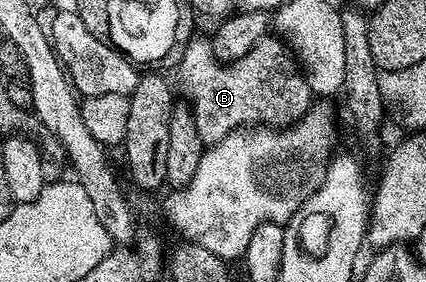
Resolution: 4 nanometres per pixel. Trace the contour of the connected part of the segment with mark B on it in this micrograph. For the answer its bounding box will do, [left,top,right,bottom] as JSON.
[178,35,312,145]

